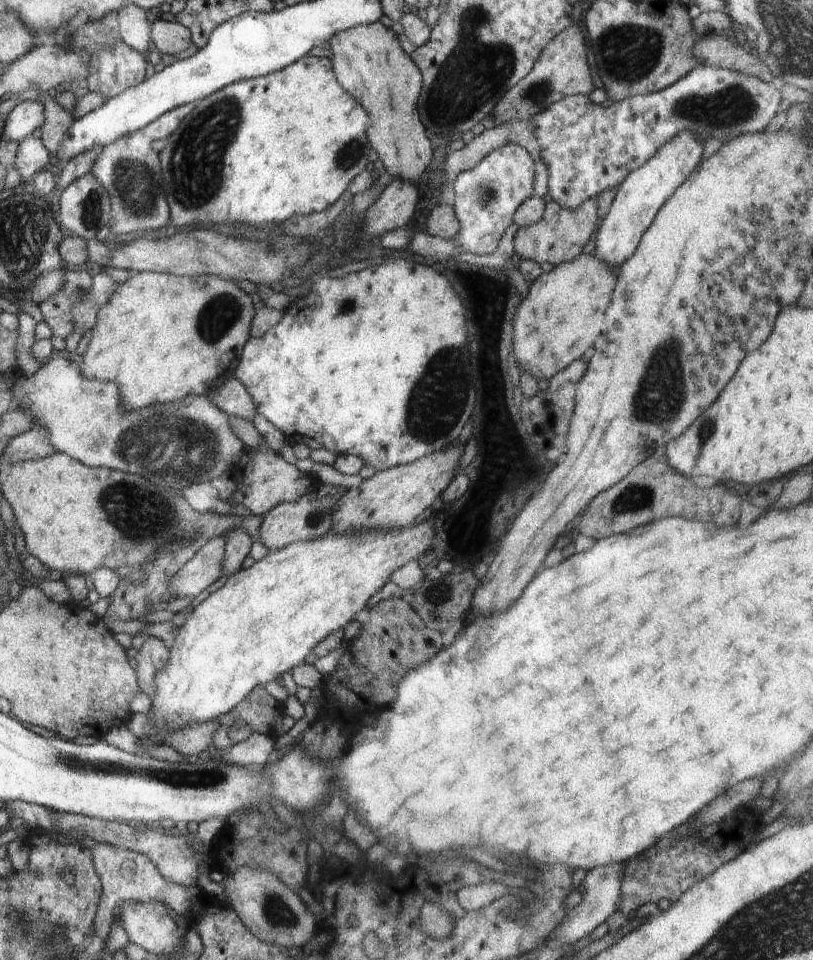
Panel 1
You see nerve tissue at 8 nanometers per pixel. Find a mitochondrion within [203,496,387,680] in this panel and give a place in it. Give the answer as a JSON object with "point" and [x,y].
{"point":[318,516]}

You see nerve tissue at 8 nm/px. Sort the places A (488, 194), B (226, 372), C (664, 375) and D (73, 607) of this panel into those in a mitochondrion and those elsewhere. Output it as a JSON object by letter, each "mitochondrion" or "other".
{"A":"mitochondrion","B":"other","C":"mitochondrion","D":"other"}

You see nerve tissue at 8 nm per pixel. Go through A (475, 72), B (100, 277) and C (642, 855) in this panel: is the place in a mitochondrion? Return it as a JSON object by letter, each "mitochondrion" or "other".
{"A":"mitochondrion","B":"other","C":"other"}

